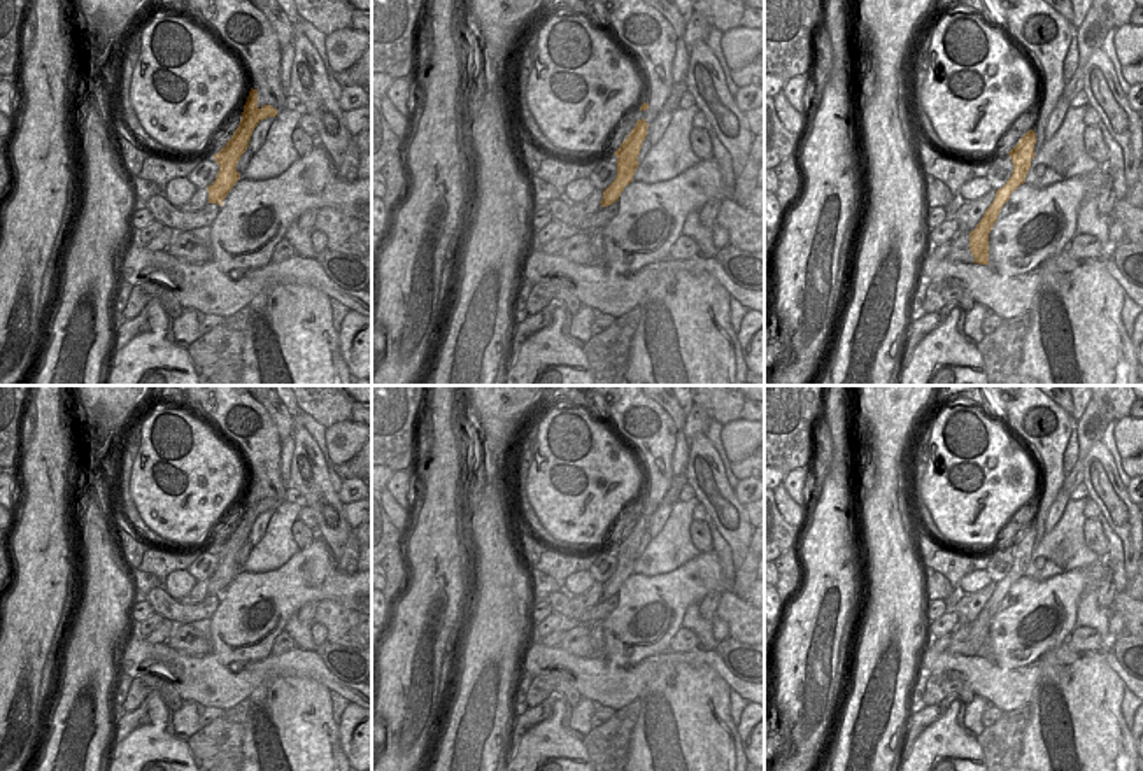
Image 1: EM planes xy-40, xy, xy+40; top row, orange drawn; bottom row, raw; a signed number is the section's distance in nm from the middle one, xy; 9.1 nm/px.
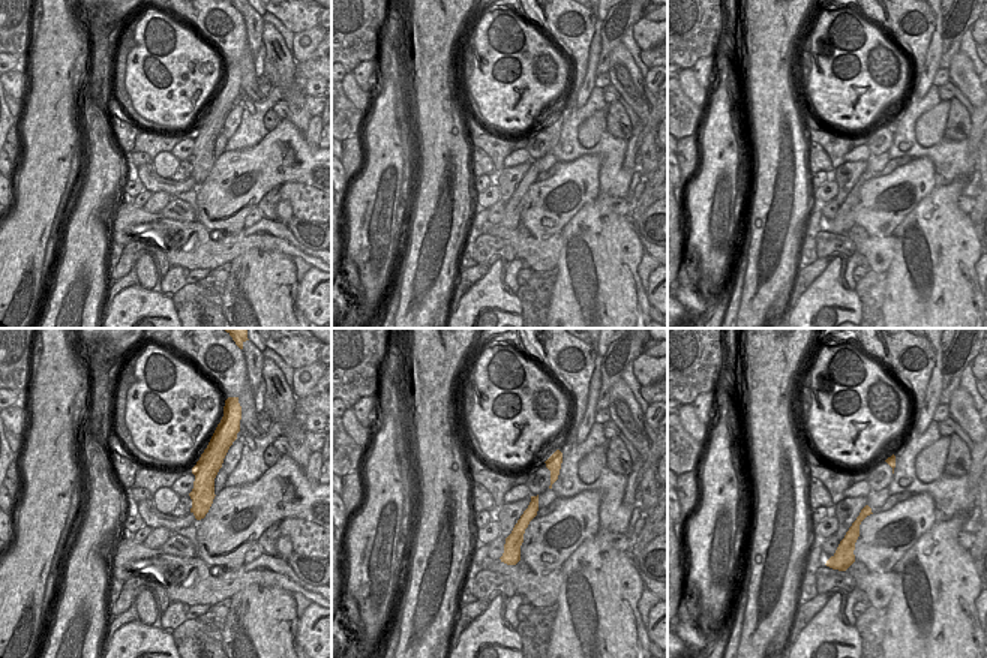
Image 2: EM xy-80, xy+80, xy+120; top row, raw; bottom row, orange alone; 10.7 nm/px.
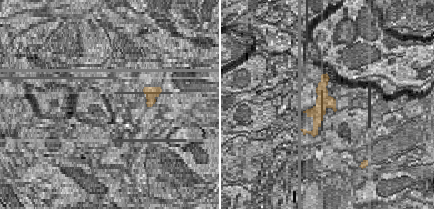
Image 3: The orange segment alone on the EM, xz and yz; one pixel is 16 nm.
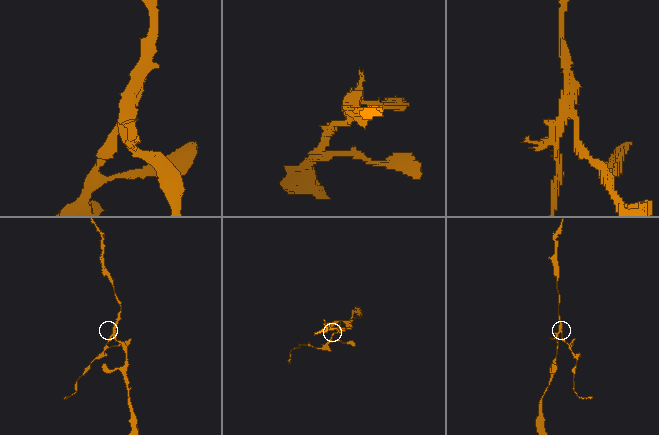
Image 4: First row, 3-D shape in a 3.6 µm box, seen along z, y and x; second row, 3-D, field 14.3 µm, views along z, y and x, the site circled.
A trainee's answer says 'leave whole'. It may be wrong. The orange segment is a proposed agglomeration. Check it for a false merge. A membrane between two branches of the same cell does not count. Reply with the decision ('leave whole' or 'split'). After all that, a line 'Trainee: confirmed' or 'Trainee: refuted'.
split
Trainee: refuted

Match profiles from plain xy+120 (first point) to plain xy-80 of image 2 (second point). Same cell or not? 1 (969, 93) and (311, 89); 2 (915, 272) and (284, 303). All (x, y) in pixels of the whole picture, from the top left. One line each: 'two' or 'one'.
1: two
2: one

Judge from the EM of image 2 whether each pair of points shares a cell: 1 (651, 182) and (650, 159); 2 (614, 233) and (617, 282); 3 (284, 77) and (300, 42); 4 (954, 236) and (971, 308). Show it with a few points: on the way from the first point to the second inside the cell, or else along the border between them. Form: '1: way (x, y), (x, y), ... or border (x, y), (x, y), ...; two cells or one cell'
1: way (651, 176), (651, 165); one cell
2: way (614, 245), (614, 270); one cell
3: border (291, 54), (296, 63); two cells
4: way (954, 254), (954, 290); one cell

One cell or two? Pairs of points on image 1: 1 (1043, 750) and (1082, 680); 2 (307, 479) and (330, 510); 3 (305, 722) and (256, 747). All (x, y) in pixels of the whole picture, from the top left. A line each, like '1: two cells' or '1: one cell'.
1: one cell
2: one cell
3: one cell

